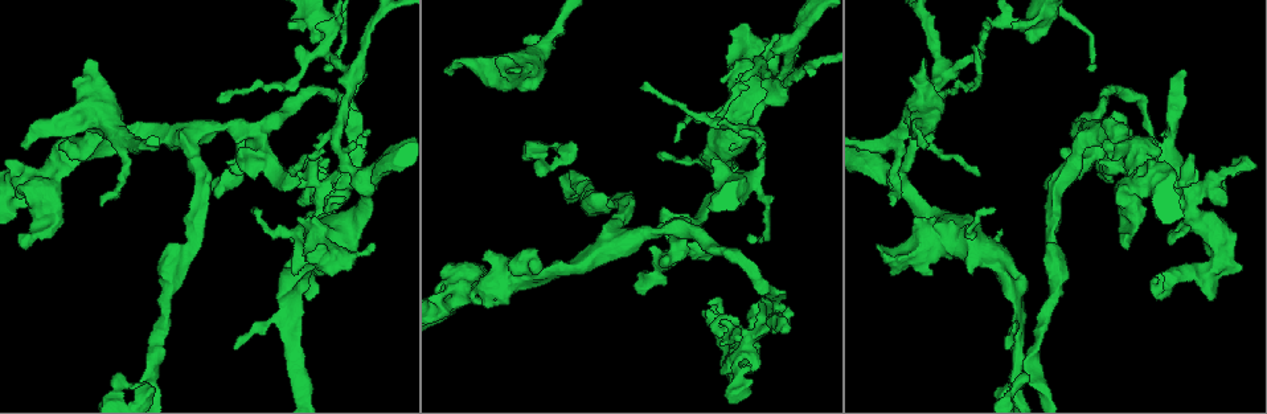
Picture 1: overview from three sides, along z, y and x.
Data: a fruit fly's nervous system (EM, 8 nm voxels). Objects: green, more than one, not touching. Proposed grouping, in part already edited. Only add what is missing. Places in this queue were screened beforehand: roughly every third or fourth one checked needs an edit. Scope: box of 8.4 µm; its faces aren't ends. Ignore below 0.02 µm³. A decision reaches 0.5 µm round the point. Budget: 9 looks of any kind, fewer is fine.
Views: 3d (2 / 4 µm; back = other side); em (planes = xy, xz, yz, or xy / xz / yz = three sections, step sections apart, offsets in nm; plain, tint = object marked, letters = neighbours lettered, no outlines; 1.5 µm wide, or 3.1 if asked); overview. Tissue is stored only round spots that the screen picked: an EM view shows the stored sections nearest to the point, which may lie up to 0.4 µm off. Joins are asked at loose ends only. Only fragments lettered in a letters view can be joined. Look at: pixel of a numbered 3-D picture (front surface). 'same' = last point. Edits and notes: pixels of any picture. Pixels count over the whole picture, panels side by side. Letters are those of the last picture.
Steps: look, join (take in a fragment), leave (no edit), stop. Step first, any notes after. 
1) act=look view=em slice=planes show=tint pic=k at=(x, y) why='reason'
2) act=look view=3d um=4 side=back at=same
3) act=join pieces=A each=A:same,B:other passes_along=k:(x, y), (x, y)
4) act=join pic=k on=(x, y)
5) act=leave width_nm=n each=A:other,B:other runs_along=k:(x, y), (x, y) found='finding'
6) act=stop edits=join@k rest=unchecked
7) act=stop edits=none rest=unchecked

act=look view=em slice=xz step=8 show=letters pic=1 at=(643, 295) why='an open end'

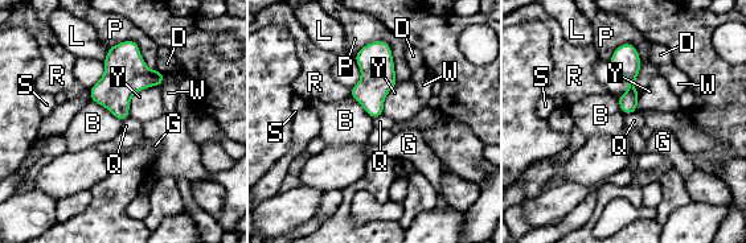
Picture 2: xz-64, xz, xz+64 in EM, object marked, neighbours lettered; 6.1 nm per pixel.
act=leave each=B:other,D:other,G:other,L:other,P:other,Q:other,R:other,S:other,W:other,Y:other border=2:(90, 99), (106, 107), (121, 122) found='none of them fits'

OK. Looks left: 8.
act=look view=em slice=xy step=8 show=letters pic=1 at=(375, 244) why='an open end'

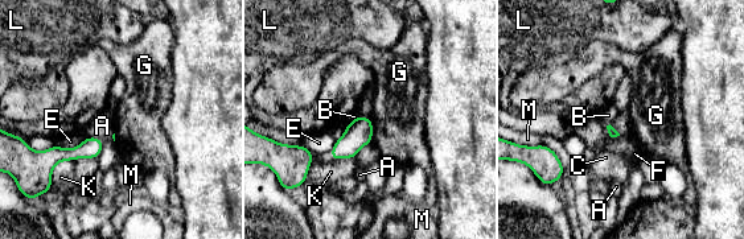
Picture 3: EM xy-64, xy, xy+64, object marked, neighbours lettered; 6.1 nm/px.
act=look view=em slice=planes show=letters at=same why='another direction'

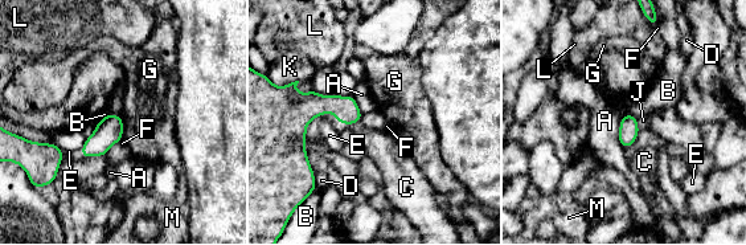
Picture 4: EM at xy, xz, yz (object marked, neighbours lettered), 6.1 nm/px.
act=leave each=A:other,B:other,C:other,D:other,E:other,F:other,G:other,J:other,K:other,L:other,M:other border=4:(121, 115), (123, 138) found='no lettered fragment goes on from it'

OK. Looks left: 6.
act=look view=em slice=xz step=8 show=tint pic=1 at=(890, 204) why='tapers out'

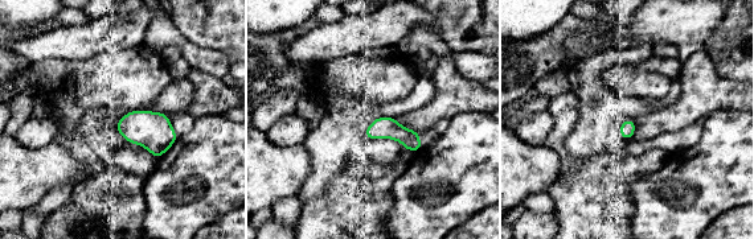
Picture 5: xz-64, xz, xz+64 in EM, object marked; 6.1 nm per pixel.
act=look view=em slice=planes show=letters at=same why='another direction'

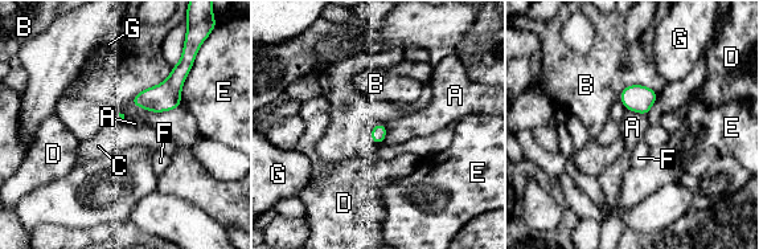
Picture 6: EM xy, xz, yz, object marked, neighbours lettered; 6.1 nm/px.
act=leave each=A:other,B:other,C:other,D:other,E:other,F:other,G:other found='none of them fits'

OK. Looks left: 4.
act=look view=3d um=4 pic=1 at=(784, 331) why='free end'

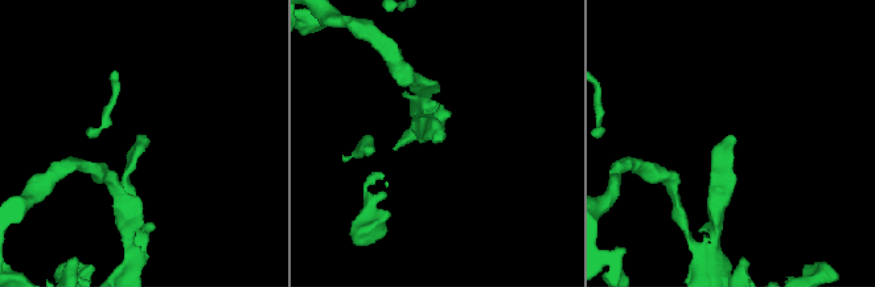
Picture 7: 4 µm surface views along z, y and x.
act=look view=em slice=planes show=letters pic=7 at=(730, 136) why='now the EM'

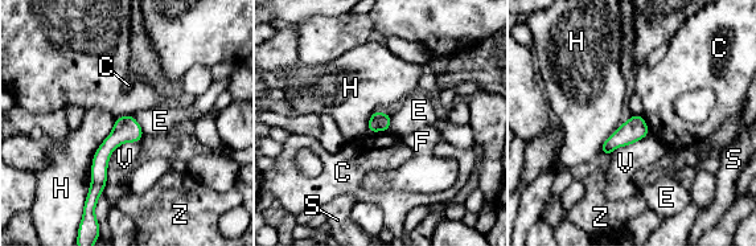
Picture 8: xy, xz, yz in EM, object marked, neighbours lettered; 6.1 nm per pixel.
act=leave width_nm=110 each=C:other,E:other,F:other,H:other,S:other,V:other,Z:other runs_along=8:(130, 118), (102, 154), (94, 192) found='no lettered fragment goes on from it'

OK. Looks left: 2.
act=stop edits=none rest=unchecked

